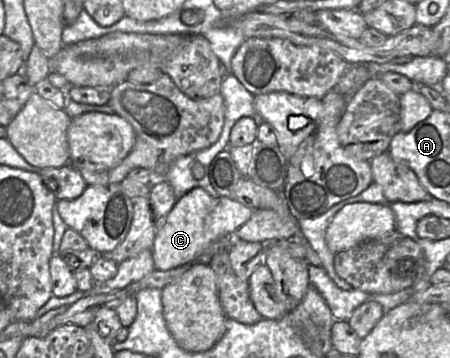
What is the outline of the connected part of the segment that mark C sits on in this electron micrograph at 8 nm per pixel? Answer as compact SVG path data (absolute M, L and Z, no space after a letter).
M196 187L178 199L164 225L156 231L152 247L156 271L169 271L193 261L214 241L234 233L247 222L256 210L230 197L212 197Z

